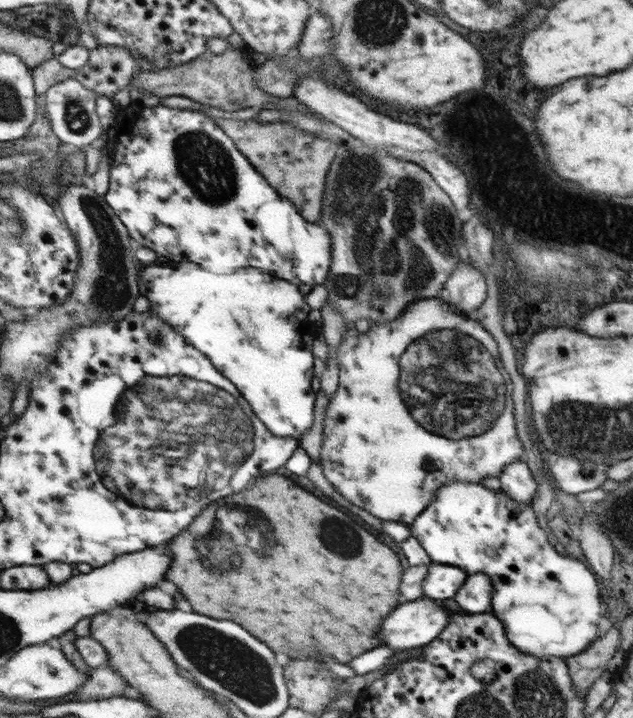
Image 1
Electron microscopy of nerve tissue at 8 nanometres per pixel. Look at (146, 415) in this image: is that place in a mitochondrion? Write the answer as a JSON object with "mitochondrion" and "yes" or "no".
{"mitochondrion":"yes"}

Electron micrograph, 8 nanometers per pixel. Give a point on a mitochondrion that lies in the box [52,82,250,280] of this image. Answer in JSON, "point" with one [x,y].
{"point":[205,167]}

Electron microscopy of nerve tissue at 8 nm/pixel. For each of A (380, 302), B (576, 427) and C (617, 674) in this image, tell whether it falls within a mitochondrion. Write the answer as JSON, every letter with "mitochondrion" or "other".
{"A":"mitochondrion","B":"mitochondrion","C":"other"}

